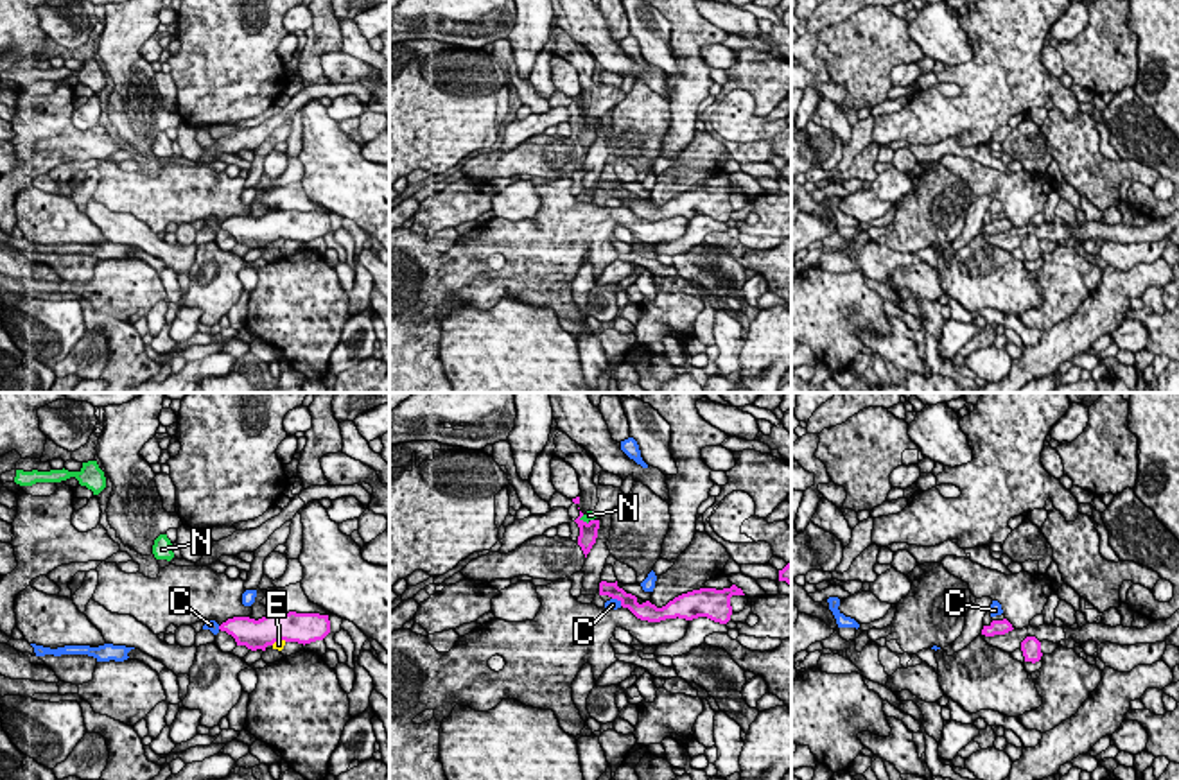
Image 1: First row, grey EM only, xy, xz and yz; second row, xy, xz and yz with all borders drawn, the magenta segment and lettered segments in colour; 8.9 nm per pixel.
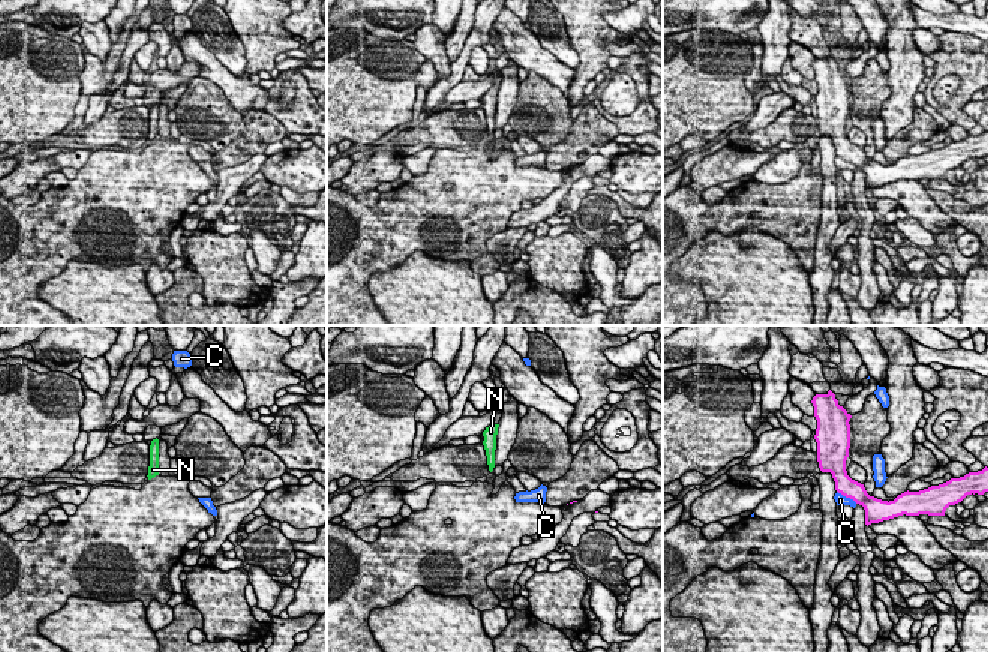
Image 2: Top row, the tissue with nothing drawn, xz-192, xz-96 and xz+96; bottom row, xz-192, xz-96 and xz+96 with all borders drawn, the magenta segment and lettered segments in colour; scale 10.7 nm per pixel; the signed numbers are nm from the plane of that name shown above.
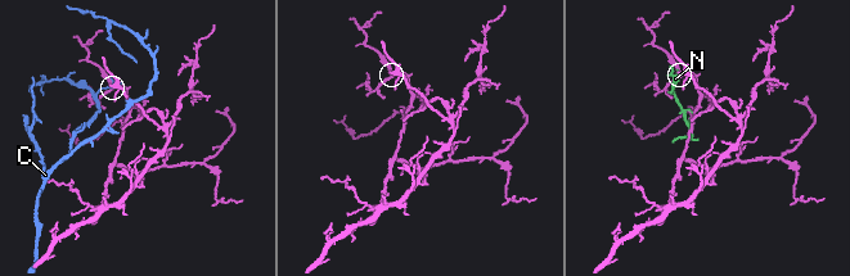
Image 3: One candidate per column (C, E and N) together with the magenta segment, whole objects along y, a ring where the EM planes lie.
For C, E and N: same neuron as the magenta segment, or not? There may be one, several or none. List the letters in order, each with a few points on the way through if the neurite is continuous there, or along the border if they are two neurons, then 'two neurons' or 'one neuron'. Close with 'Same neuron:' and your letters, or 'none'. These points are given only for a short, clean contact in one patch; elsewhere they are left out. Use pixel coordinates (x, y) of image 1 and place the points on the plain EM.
C: two neurons
E: along xy (286, 239), (271, 242) | two neurons
N: along xz (578, 117), (587, 121), (593, 117) | two neurons
Same neuron: none

